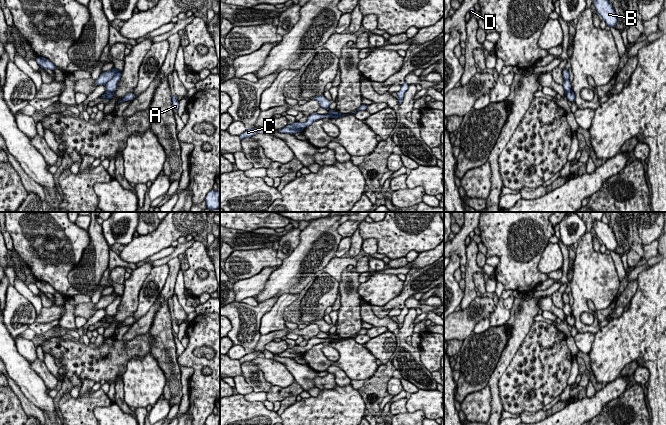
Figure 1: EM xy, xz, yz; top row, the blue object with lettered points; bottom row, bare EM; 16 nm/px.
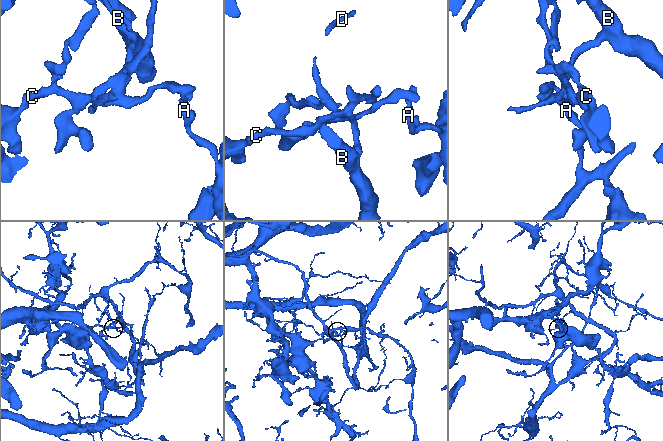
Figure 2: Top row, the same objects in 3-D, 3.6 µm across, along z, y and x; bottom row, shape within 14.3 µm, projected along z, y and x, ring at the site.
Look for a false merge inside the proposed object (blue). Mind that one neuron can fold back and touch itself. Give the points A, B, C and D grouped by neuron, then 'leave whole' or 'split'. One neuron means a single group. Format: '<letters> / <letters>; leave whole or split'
A B D / C; split

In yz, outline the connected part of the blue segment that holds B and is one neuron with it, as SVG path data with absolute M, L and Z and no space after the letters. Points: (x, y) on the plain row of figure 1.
M601 220L592 221L592 225L596 235L602 240L603 244L606 246L606 249L616 252L618 243L611 227Z

